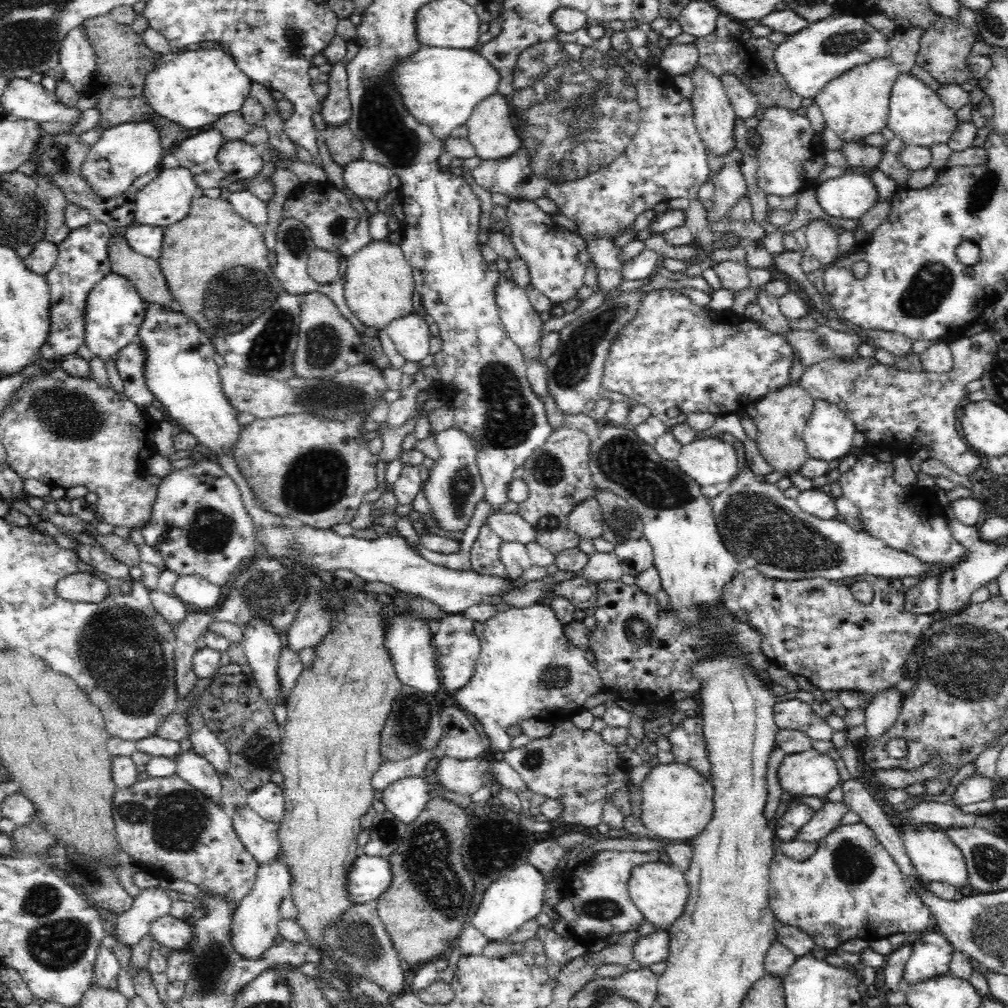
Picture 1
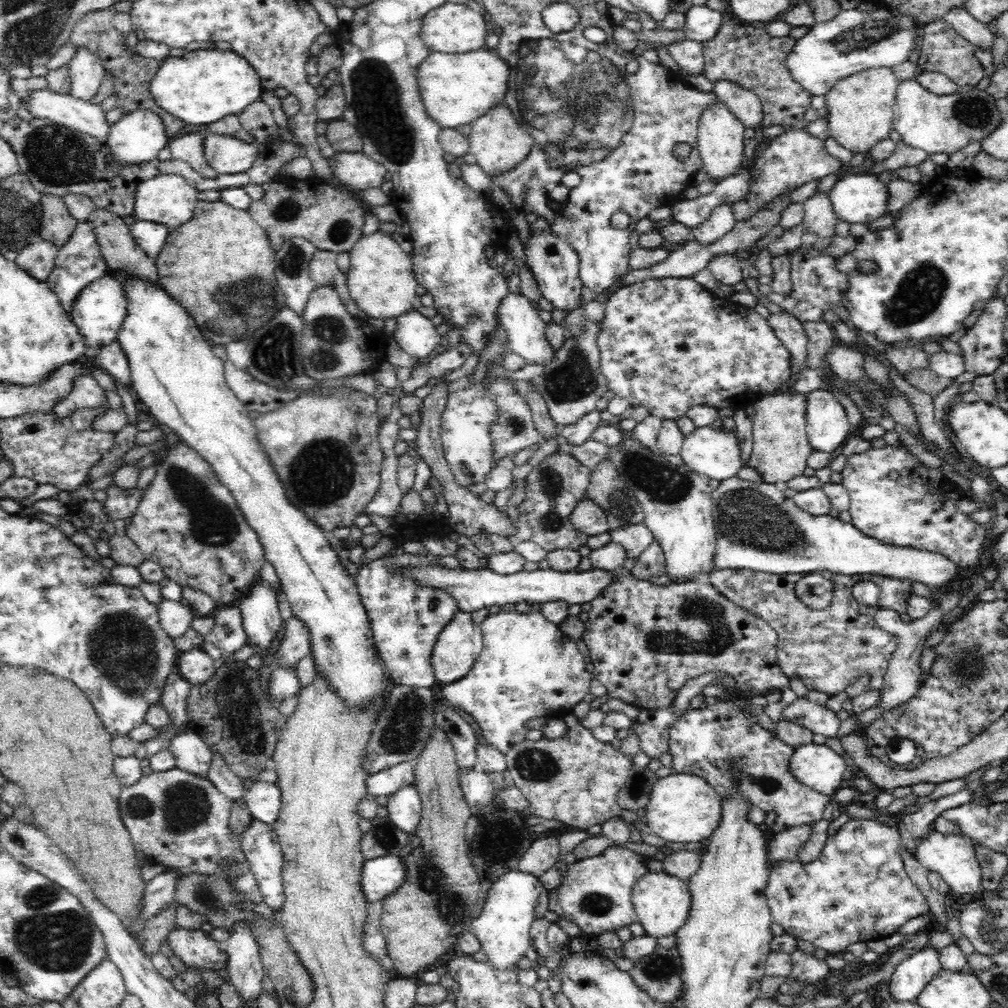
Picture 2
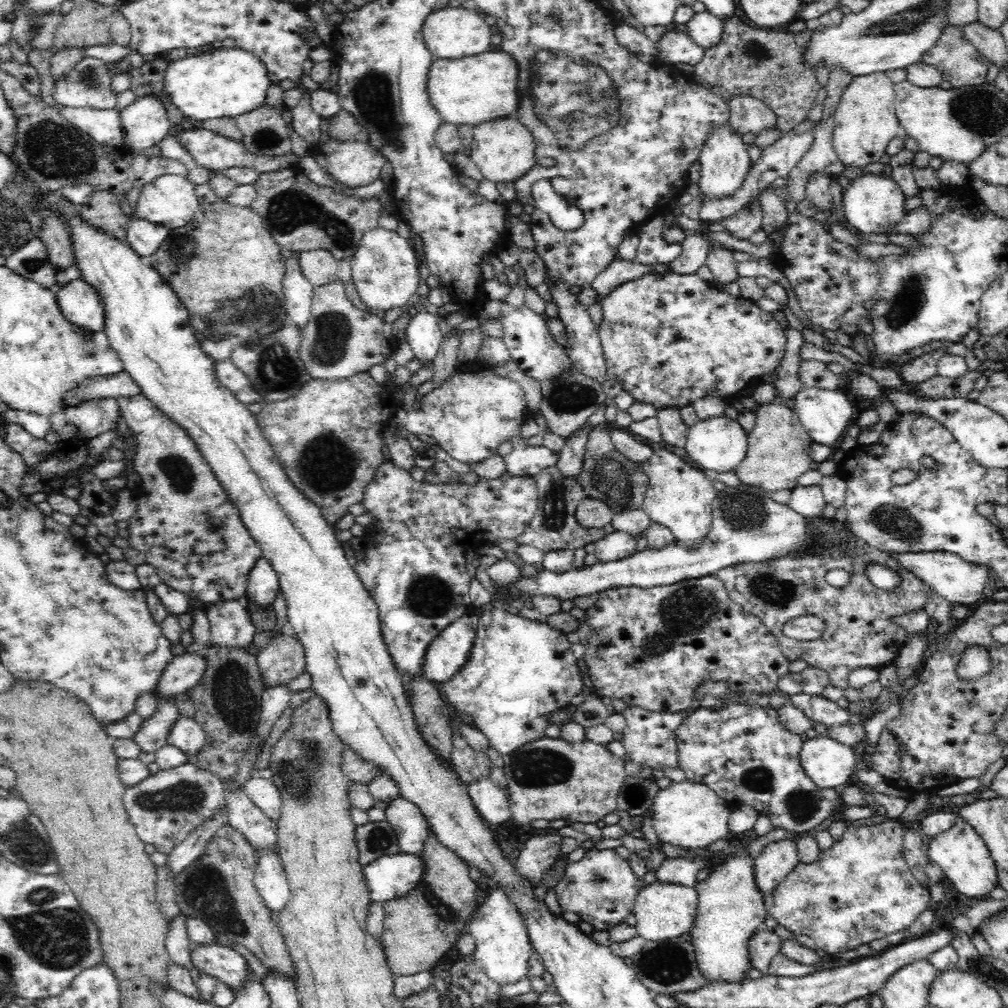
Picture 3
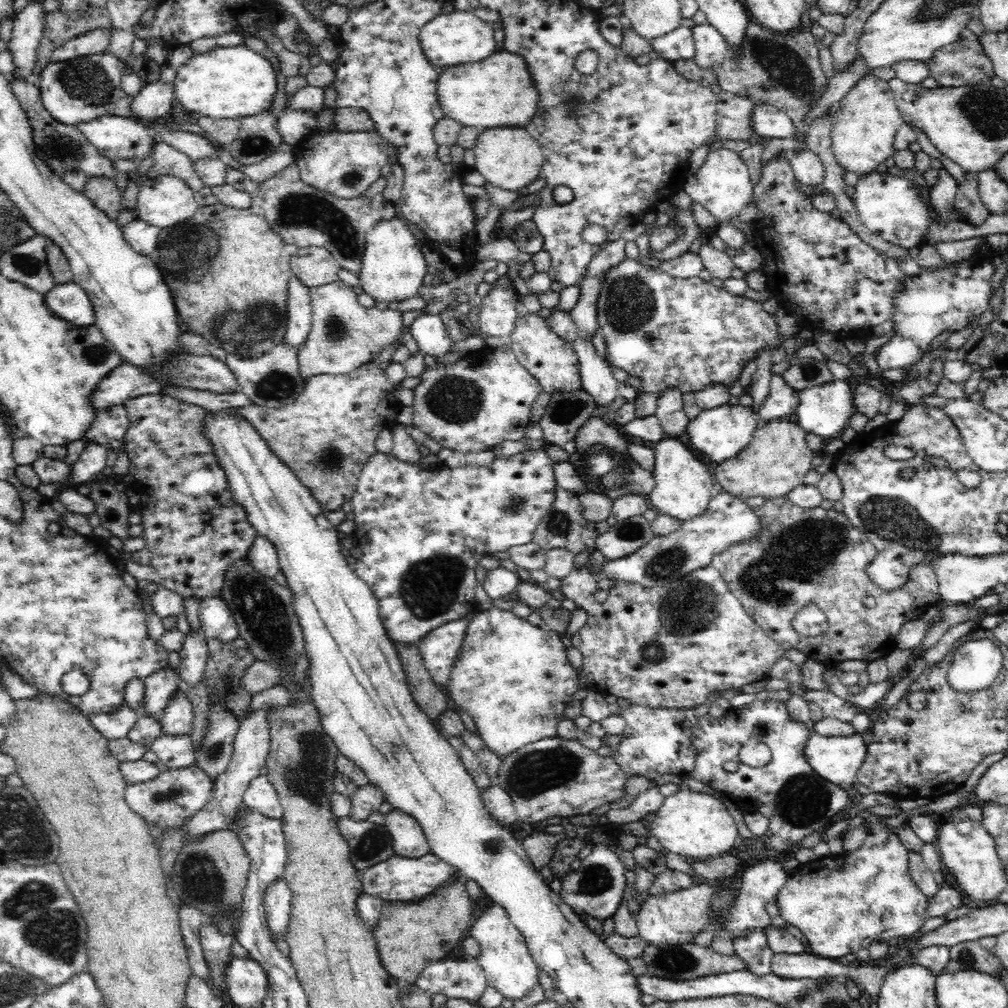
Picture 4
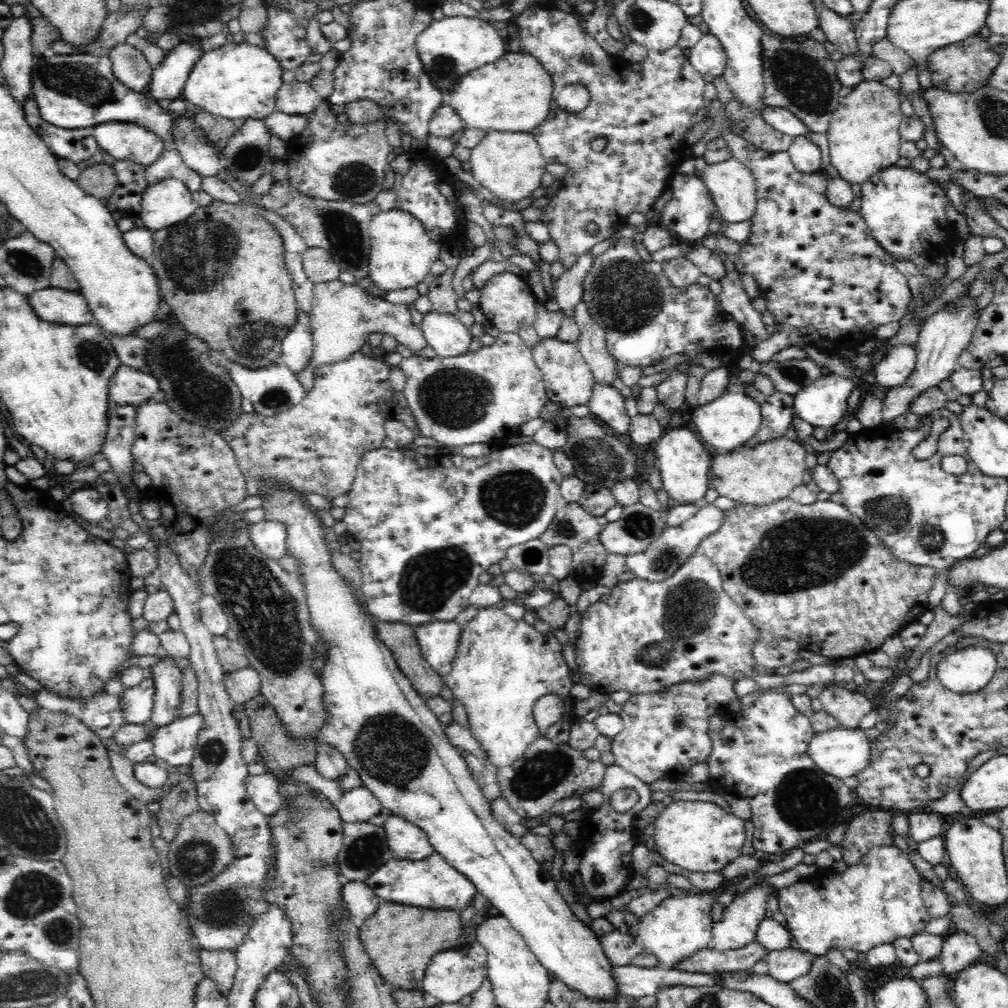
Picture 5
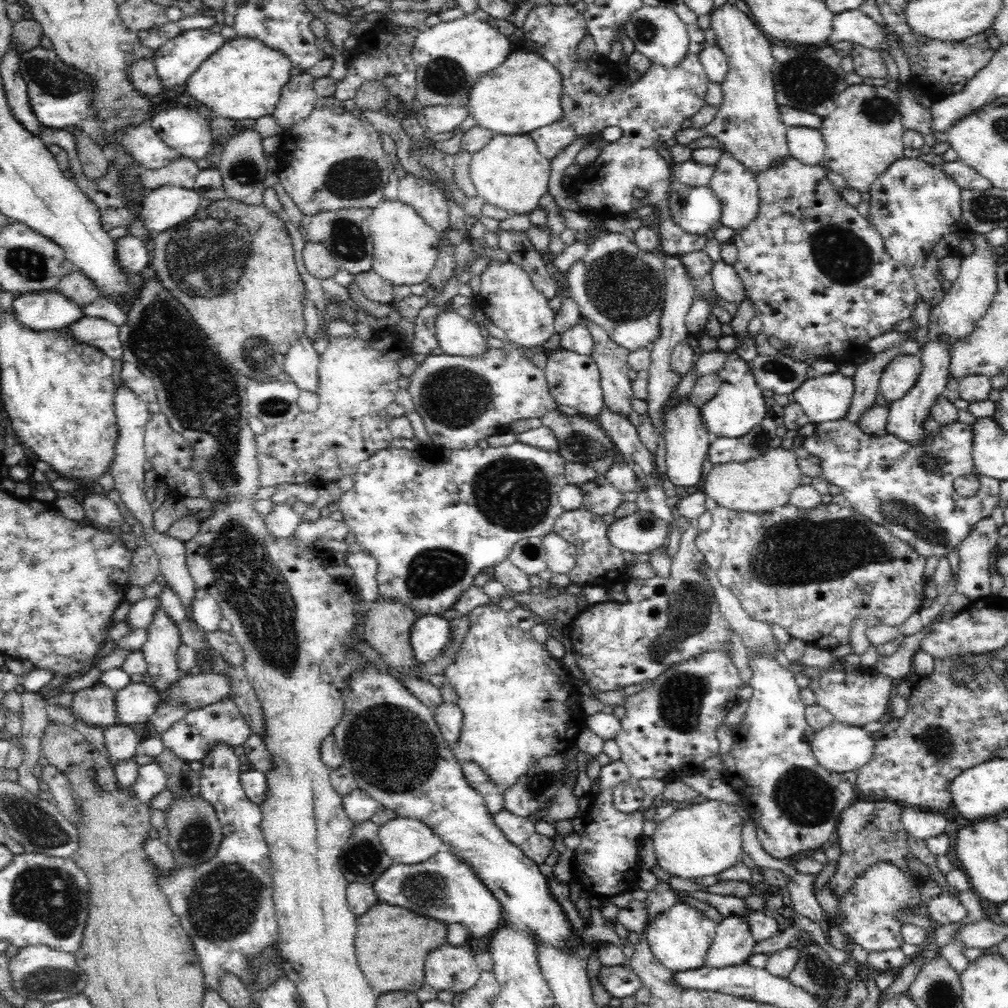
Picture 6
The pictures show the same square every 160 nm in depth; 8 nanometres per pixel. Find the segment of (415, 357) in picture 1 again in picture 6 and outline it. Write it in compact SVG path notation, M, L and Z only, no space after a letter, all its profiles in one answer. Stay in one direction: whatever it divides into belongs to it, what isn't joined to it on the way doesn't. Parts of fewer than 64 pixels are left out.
M446 308L437 317L436 328L439 348L444 354L478 357L489 348L487 333L480 330L480 324L459 316L454 308Z

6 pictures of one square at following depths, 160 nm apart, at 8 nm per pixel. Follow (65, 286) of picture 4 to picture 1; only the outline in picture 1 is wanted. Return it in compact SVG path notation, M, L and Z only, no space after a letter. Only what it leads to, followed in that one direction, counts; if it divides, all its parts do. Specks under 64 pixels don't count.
M116 273L107 274L90 290L85 303L84 343L92 352L93 357L106 363L114 358L124 346L136 341L138 328L142 326L142 322L146 318L147 303L127 278Z

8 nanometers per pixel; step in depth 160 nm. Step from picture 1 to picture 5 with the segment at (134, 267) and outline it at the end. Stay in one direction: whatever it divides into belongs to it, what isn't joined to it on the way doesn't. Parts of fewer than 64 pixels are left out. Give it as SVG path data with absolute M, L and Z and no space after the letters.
M95 162L81 170L75 180L88 194L104 202L116 186L116 175L112 166L104 162Z

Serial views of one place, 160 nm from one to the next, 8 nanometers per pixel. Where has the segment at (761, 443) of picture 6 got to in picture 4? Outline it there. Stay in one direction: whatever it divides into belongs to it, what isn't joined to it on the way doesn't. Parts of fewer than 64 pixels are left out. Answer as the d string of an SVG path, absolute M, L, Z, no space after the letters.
M773 375L769 386L769 394L765 402L757 410L759 422L766 424L774 418L789 420L799 406L799 391L794 390L782 379L782 375Z

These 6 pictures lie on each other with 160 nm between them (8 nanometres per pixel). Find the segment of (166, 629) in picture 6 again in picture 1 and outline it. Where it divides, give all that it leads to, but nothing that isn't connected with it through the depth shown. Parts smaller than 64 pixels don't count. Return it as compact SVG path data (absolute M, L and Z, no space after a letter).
M194 749L181 752L176 758L176 773L182 780L190 783L221 808L222 805L222 781L219 774L214 770L210 761L198 755Z

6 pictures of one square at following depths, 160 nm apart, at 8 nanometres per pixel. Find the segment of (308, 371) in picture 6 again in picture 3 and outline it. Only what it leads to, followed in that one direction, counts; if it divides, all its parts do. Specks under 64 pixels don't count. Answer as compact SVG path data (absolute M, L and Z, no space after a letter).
M294 250L294 254L284 260L286 261L286 270L282 286L287 320L302 330L311 319L311 300L315 287L302 274L297 259L298 253L298 250Z

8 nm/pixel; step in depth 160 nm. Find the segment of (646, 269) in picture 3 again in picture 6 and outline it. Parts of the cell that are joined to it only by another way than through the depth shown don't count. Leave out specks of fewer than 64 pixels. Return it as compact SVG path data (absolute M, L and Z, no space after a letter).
M582 317L581 322L585 323L594 338L595 346L590 358L596 362L601 372L604 403L609 410L628 418L633 399L632 384L628 377L628 358L631 352L613 342L608 332L592 323L592 320Z

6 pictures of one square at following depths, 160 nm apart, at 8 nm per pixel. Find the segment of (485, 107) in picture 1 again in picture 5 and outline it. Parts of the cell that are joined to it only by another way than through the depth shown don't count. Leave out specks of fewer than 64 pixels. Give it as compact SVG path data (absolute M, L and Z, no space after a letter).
M497 130L486 132L484 138L471 149L469 161L474 180L484 188L488 188L495 198L510 203L528 198L534 190L542 186L540 180L546 172L547 164L532 133Z

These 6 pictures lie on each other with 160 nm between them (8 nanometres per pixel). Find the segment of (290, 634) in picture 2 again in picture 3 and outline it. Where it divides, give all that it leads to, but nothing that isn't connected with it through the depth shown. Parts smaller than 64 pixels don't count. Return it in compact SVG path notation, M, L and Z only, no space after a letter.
M278 634L258 650L256 660L265 687L287 685L305 671L305 650L292 635Z

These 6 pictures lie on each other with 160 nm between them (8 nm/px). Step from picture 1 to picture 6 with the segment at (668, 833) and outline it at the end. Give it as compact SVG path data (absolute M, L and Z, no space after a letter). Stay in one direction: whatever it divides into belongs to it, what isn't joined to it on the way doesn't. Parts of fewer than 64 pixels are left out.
M707 799L702 804L688 805L681 810L676 809L672 816L657 824L653 836L654 854L656 854L658 866L672 877L688 880L720 875L720 872L724 872L742 861L742 828L744 828L744 821L740 814L736 813L736 807L726 802Z

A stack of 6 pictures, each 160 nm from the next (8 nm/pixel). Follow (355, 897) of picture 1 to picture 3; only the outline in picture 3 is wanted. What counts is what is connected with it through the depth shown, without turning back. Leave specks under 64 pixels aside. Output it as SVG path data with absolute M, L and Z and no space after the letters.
M386 854L364 866L363 874L371 900L384 903L406 896L420 885L425 874L425 863L417 854Z

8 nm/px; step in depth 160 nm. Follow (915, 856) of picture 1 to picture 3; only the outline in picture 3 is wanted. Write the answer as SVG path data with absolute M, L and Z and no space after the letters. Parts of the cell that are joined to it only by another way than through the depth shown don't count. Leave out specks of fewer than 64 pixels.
M956 815L956 822L950 830L938 834L935 838L927 839L925 848L928 859L940 866L943 874L952 882L952 885L966 896L986 896L998 887L998 872L996 864L986 847L984 840L968 822Z

